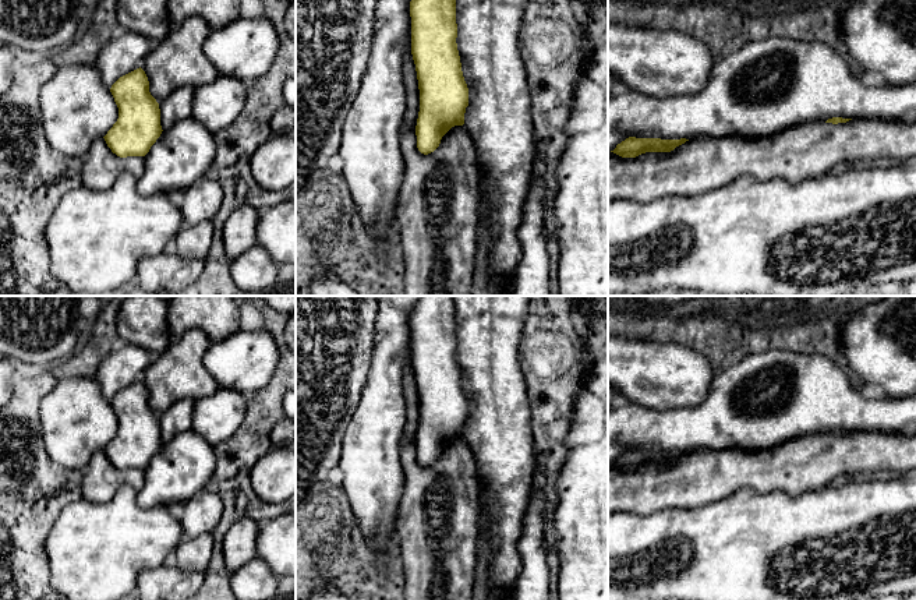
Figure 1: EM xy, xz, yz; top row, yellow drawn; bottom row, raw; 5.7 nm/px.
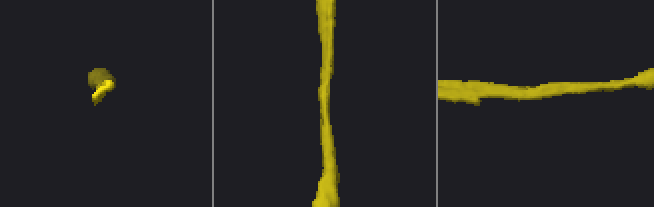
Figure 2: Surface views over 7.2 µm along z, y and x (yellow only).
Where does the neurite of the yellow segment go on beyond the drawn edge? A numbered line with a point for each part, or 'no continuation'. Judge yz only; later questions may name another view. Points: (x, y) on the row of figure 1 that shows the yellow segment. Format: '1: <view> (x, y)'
no continuation

